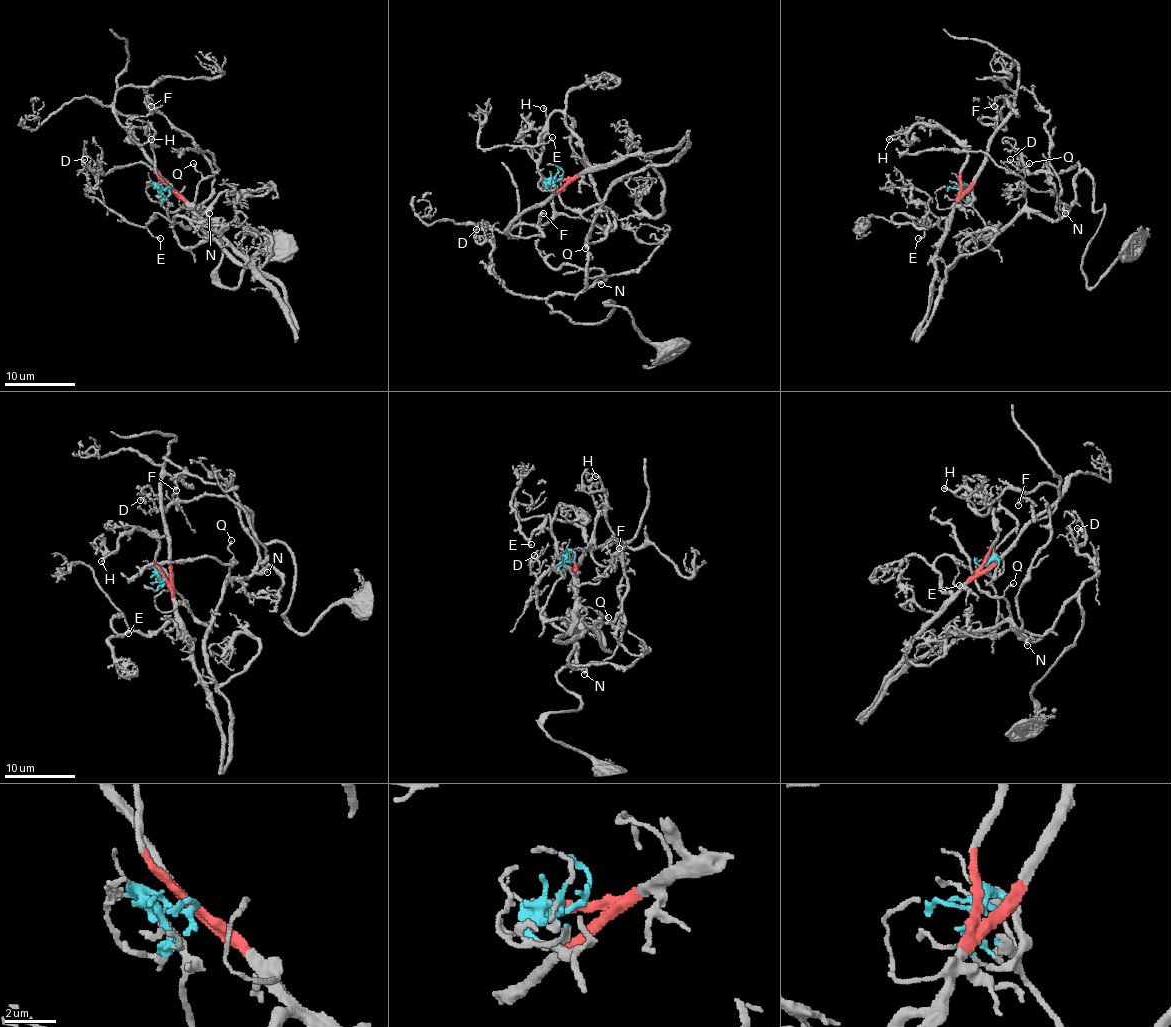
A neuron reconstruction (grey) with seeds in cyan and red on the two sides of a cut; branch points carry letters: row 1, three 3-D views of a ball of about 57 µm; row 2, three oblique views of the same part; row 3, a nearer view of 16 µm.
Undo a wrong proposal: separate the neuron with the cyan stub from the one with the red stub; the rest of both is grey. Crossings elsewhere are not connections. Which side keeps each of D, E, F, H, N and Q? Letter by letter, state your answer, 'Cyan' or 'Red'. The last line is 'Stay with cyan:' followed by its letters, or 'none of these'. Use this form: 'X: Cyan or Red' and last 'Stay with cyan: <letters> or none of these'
D: Cyan
E: Red
F: Red
H: Red
N: Cyan
Q: Cyan
Stay with cyan: D, N, Q

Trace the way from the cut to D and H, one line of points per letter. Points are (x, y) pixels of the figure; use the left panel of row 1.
D: (169, 189), (175, 238), (196, 247), (196, 212), (152, 168), (101, 173), (85, 159)
H: (169, 189), (157, 173), (152, 141), (146, 136), (150, 124), (155, 133), (152, 140)

